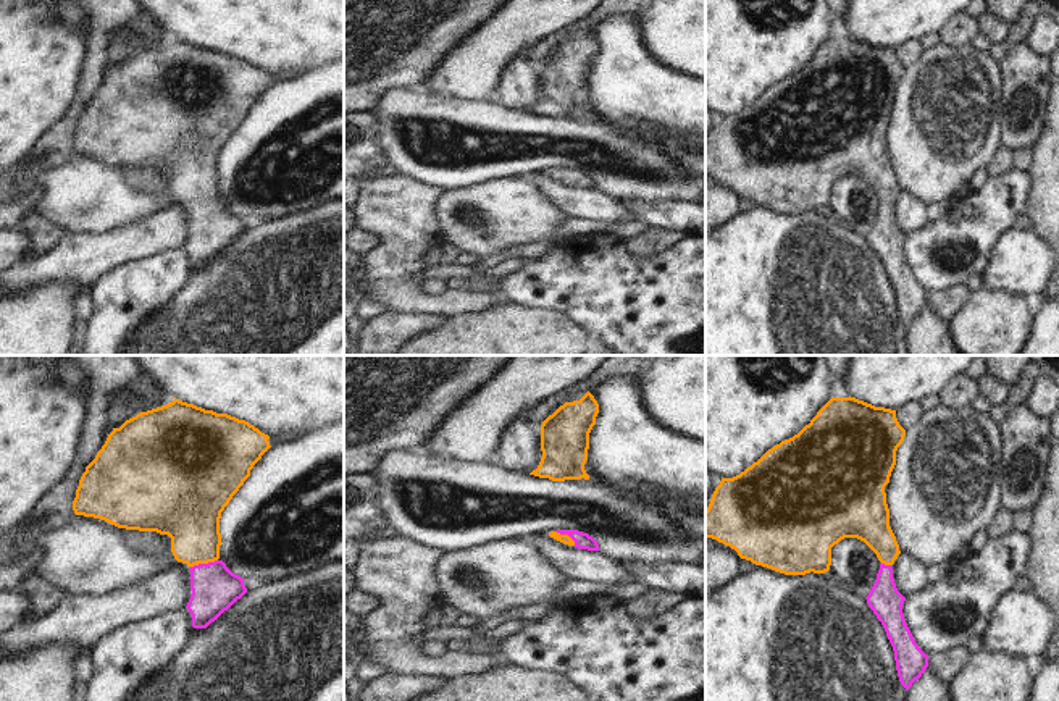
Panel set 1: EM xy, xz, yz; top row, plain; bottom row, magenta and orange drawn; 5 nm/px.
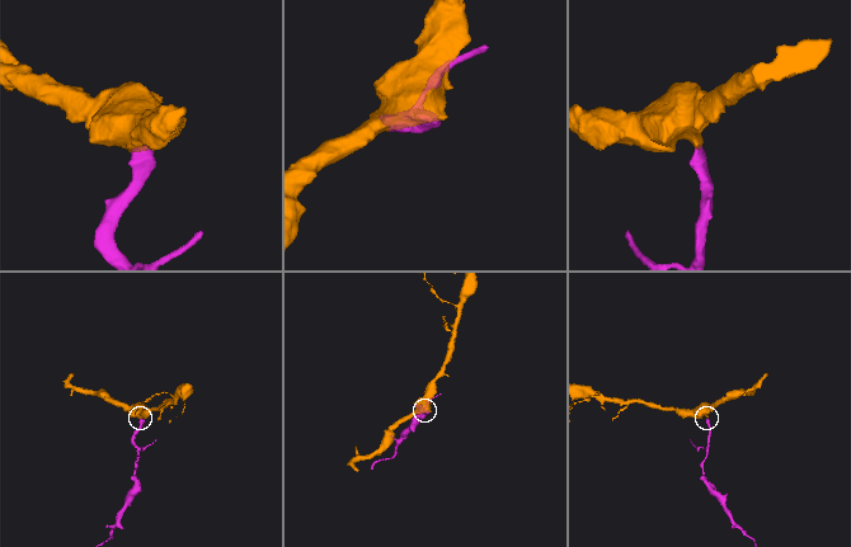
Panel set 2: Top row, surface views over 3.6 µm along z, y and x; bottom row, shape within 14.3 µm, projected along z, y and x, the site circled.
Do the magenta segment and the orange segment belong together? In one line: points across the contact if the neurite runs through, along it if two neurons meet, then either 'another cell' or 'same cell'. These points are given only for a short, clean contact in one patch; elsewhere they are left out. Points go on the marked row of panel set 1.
across xy (215, 588), (204, 564), (191, 516) | same cell

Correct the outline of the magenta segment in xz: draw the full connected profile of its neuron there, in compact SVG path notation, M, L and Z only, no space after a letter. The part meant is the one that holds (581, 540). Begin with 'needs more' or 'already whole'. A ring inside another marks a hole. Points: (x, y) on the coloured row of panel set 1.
needs more; M557 530L550 531L549 536L578 549L599 551L597 541L588 533L578 530Z

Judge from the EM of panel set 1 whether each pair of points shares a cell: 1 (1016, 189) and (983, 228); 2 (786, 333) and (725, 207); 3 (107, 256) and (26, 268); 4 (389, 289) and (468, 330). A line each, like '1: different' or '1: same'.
1: same
2: different
3: same
4: different

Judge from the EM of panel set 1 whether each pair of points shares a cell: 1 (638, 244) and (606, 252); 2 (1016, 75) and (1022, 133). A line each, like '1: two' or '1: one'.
1: two
2: one

